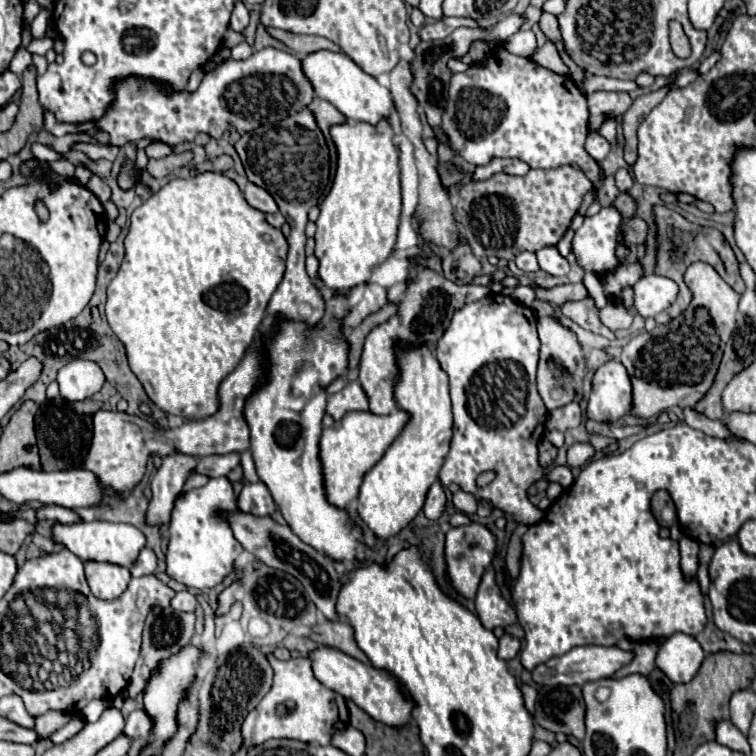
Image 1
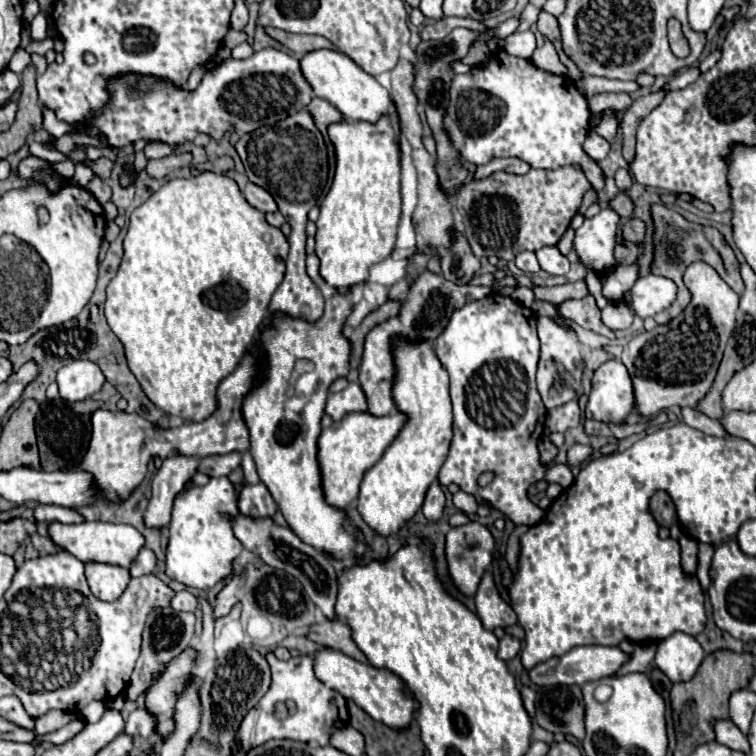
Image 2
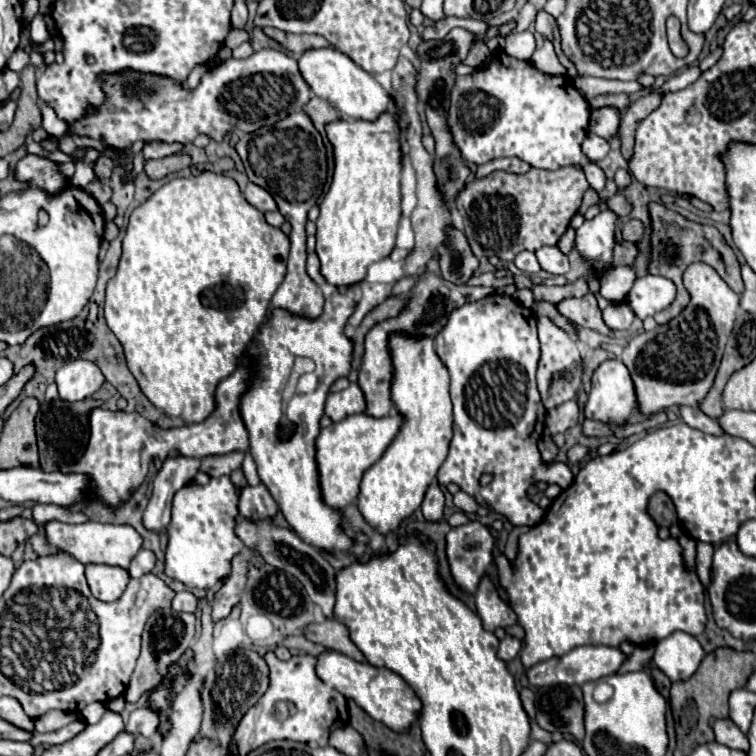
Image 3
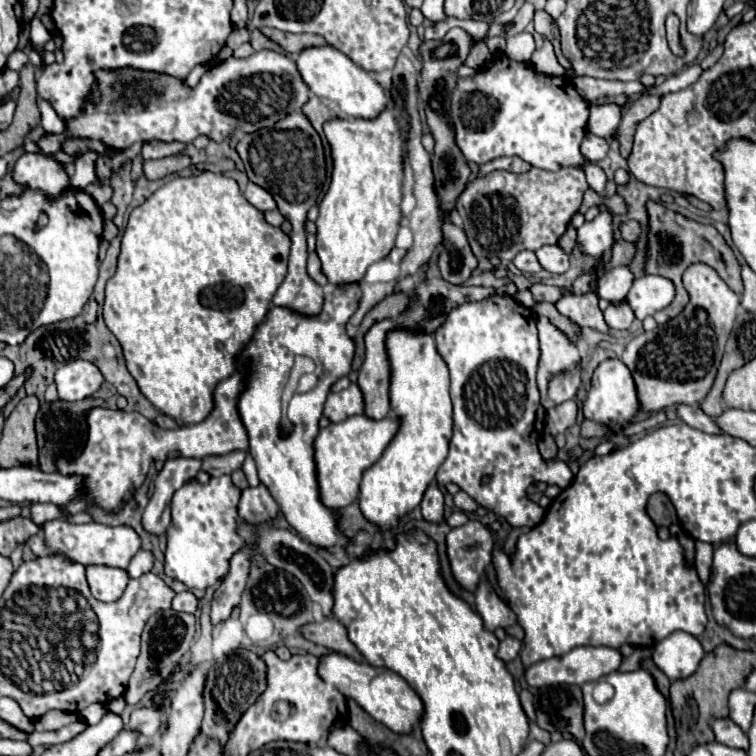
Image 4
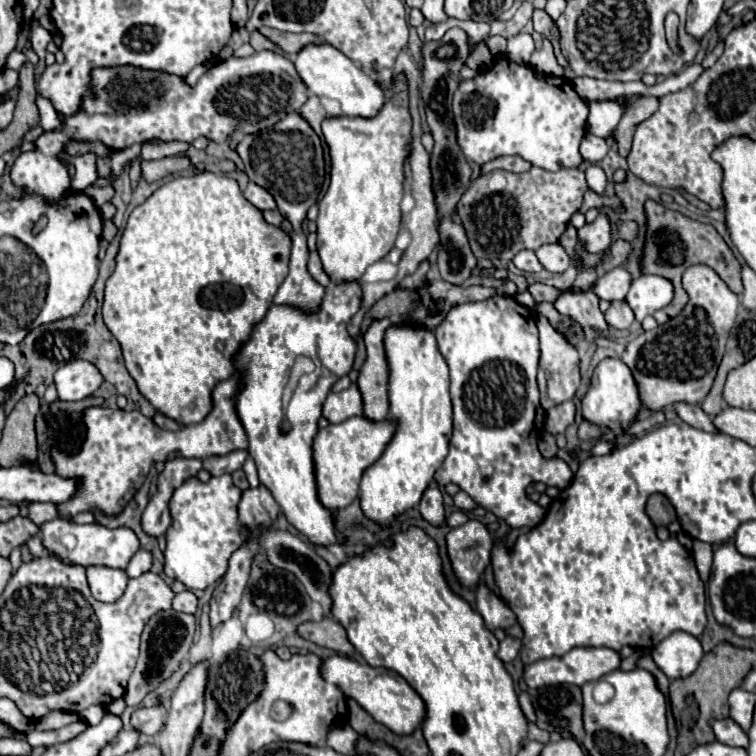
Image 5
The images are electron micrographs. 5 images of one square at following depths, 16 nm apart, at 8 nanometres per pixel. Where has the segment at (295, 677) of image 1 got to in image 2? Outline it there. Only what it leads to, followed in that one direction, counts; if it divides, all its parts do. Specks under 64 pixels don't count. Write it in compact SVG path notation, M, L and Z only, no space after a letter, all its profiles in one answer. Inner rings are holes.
M266 654L266 660L272 668L272 686L266 692L266 696L260 700L260 704L246 714L238 734L240 748L250 750L272 738L290 738L290 740L326 746L330 742L332 732L348 724L348 708L346 708L344 696L324 686L314 676L310 656L296 656L296 658L290 658L288 662L282 662L274 654ZM278 702L284 702L288 706L286 718L276 718L274 708Z

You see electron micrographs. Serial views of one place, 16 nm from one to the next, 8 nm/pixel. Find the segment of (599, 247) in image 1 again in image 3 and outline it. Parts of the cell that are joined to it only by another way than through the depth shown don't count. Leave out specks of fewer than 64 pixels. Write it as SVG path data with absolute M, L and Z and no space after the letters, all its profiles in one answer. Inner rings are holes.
M606 208L592 220L584 220L584 224L576 230L576 250L584 260L590 260L592 270L604 270L612 264L616 220L618 216L610 208Z

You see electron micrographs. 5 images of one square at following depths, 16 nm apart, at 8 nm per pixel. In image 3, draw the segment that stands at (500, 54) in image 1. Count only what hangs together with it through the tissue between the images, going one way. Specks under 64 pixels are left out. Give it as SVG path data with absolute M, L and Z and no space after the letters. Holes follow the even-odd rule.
M504 50L492 56L484 68L476 68L468 76L456 76L450 92L446 122L462 158L478 166L504 156L518 156L532 168L544 170L580 166L590 186L600 192L606 184L606 176L602 168L582 152L590 108L572 78L544 74L532 62L512 58Z

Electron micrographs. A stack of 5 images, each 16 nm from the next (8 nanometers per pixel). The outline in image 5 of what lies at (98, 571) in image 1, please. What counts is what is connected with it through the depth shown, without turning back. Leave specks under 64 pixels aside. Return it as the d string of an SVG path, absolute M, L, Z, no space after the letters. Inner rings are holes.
M88 566L86 568L90 592L100 602L116 602L128 584L128 576L120 568L108 566Z

